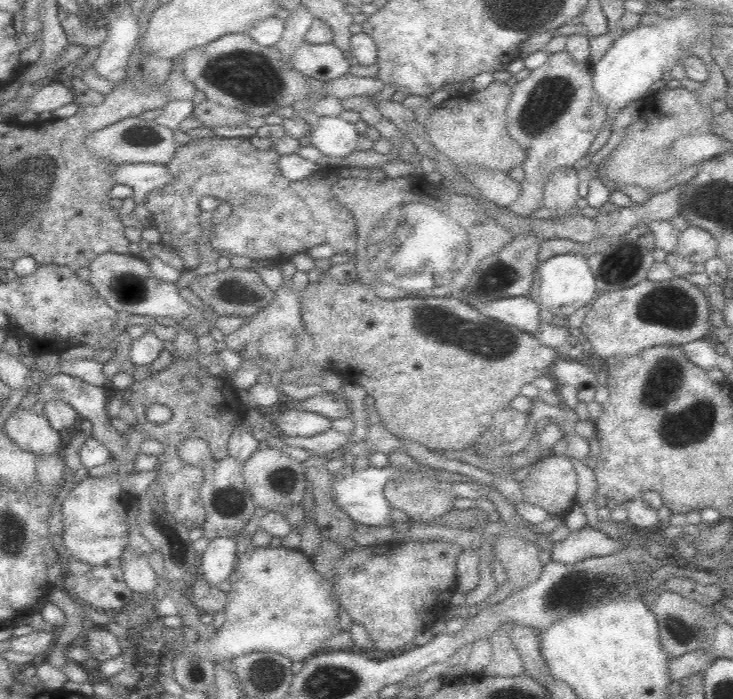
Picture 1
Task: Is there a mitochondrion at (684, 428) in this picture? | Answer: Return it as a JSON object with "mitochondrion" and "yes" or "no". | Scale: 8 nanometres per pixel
{"mitochondrion":"yes"}

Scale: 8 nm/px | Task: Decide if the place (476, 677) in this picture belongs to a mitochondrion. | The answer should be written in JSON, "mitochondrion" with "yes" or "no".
{"mitochondrion":"no"}

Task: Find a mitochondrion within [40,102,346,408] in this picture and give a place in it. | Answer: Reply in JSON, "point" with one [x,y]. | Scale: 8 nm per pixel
{"point":[126,289]}

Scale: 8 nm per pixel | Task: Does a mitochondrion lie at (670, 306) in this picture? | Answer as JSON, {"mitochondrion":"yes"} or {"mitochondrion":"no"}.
{"mitochondrion":"yes"}

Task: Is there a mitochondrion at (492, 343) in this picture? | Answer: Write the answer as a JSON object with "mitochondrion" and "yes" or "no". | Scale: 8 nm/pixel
{"mitochondrion":"yes"}

